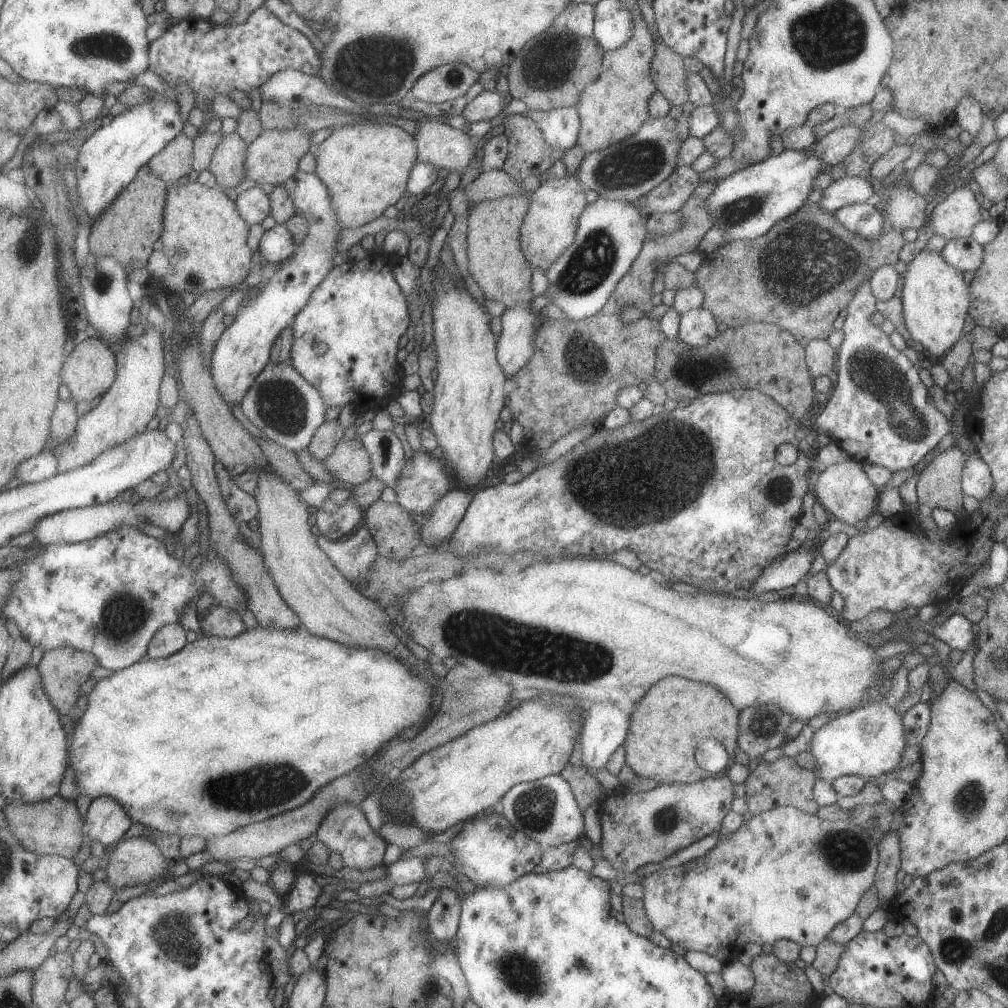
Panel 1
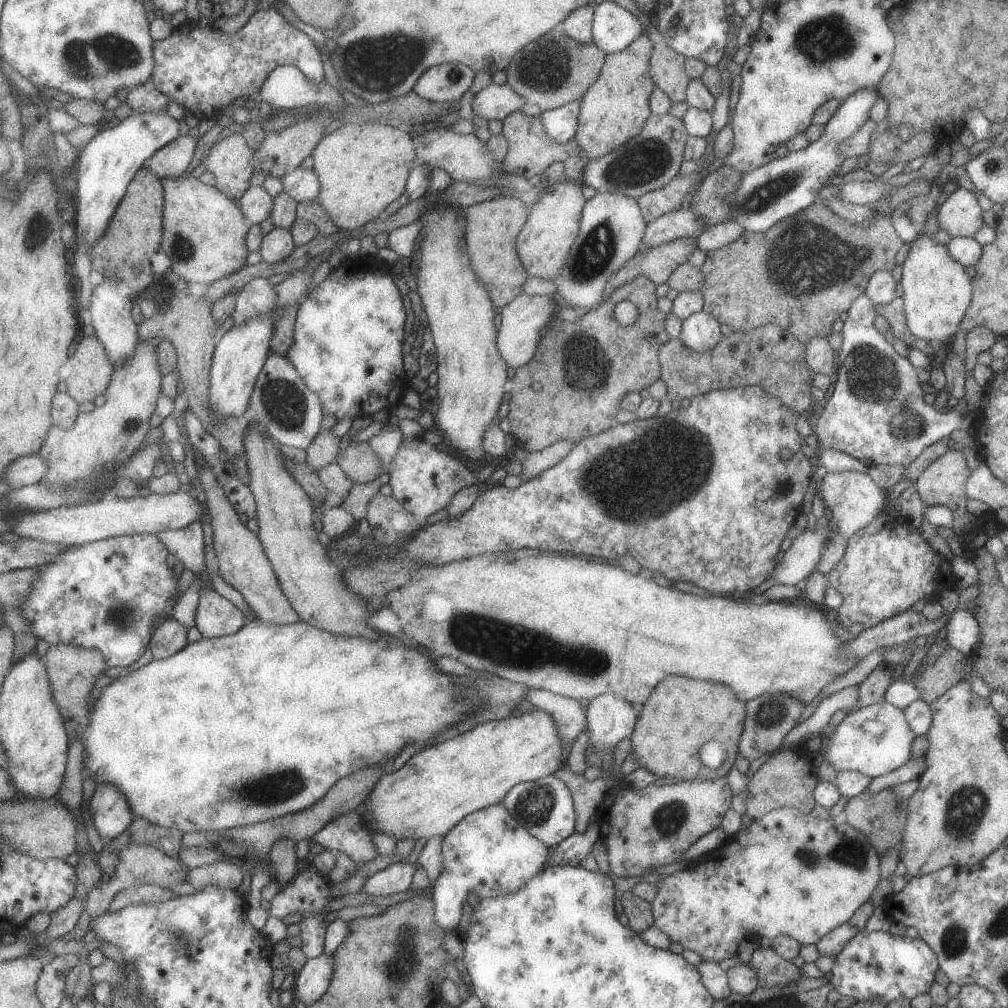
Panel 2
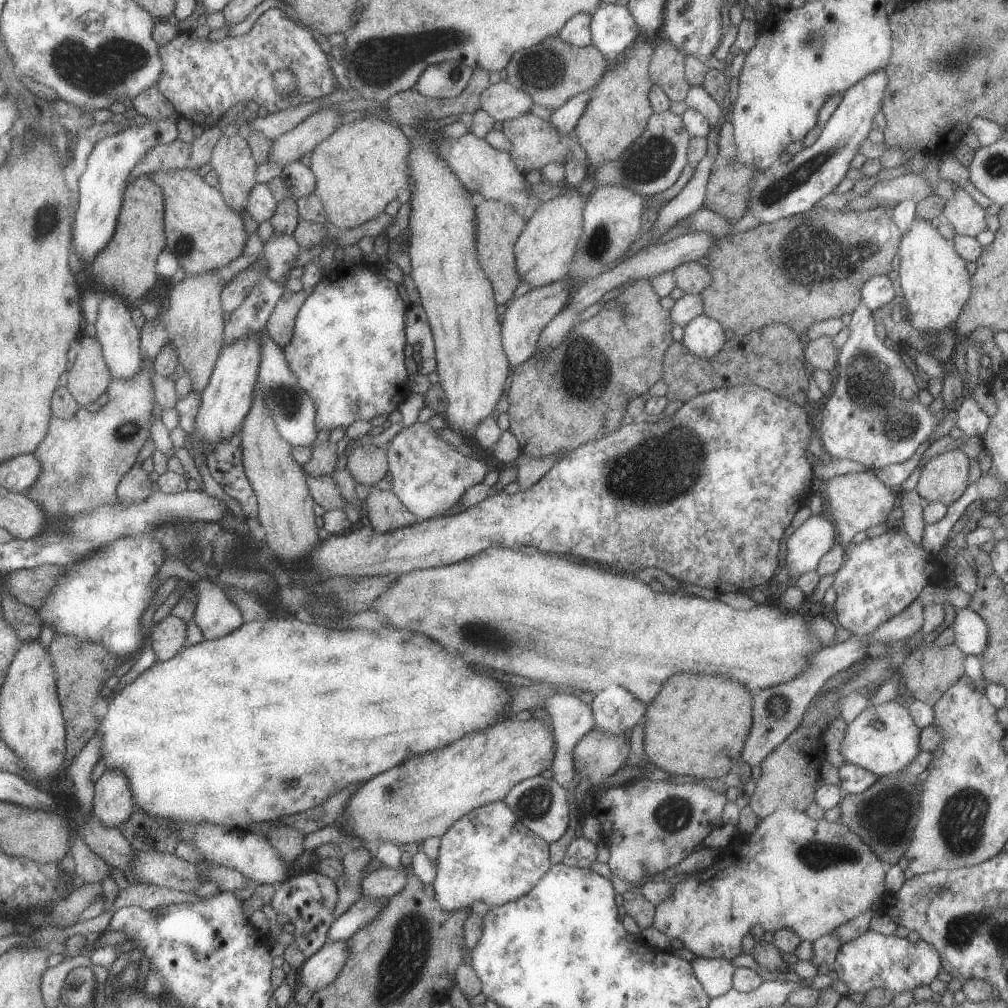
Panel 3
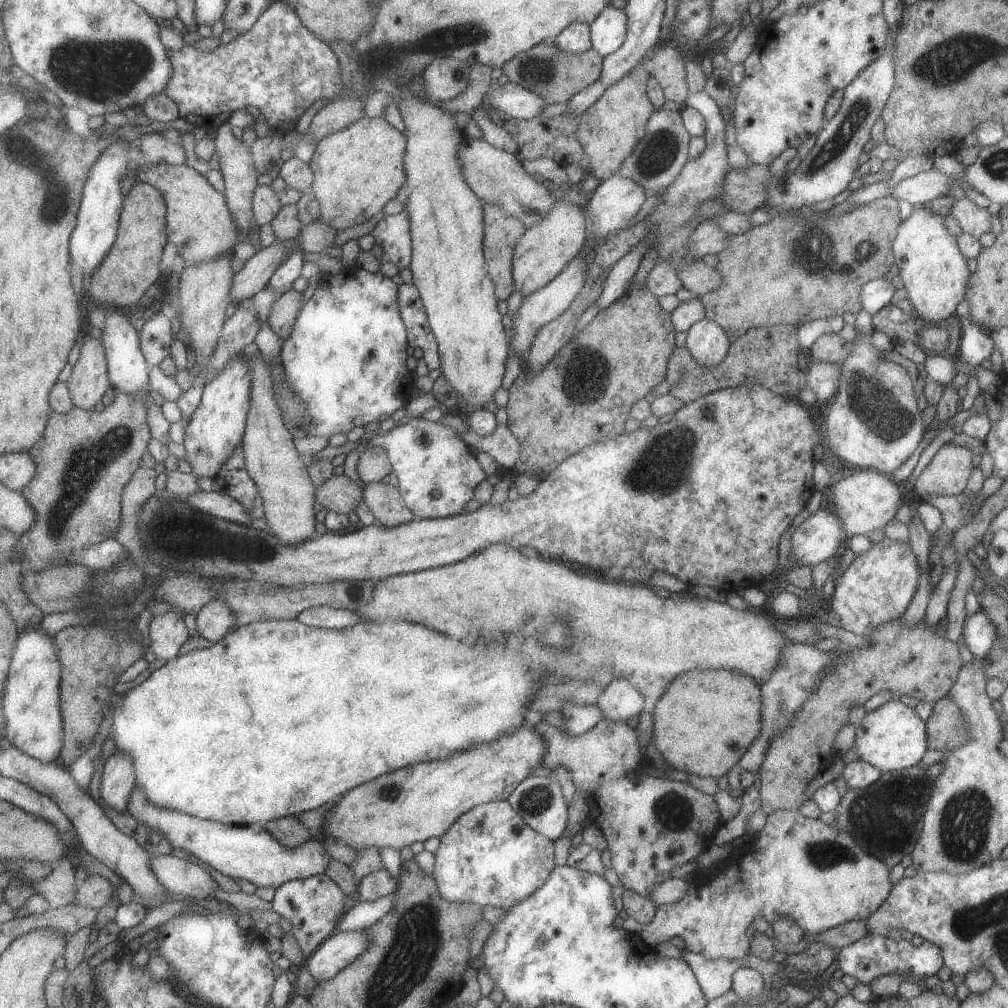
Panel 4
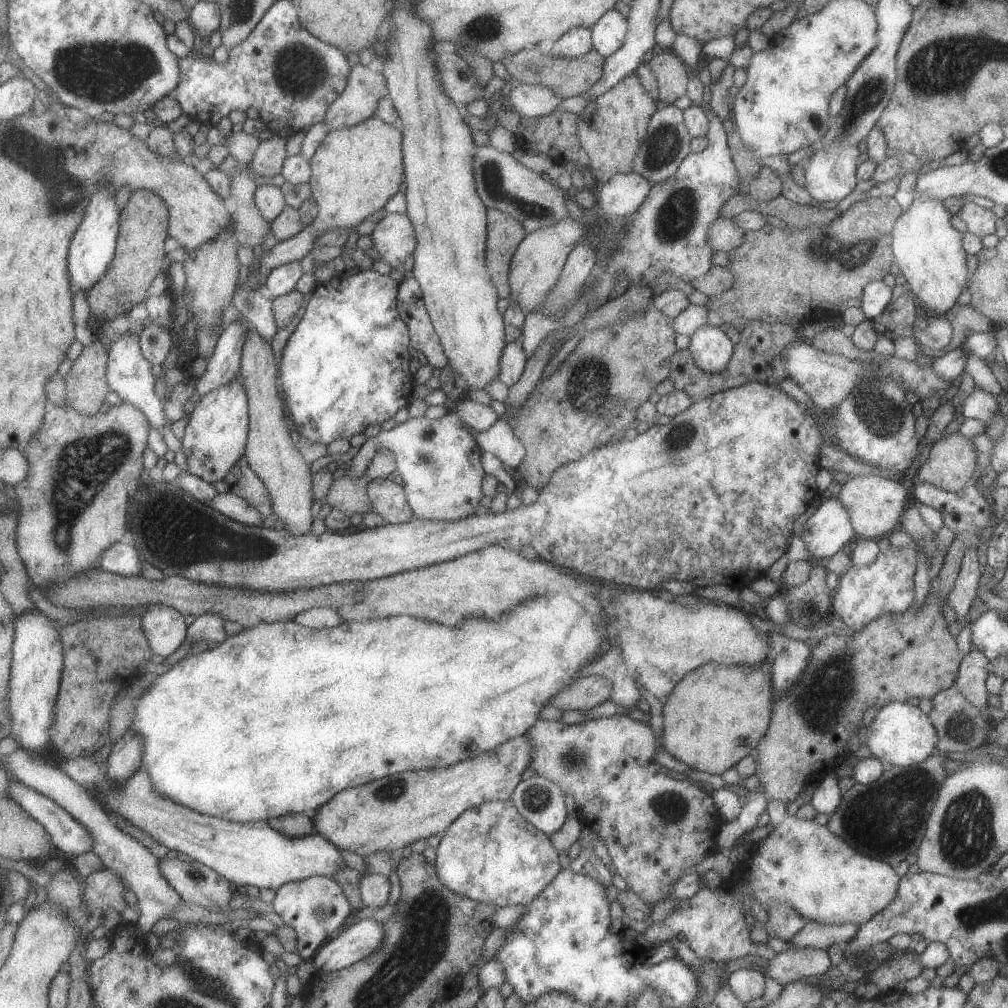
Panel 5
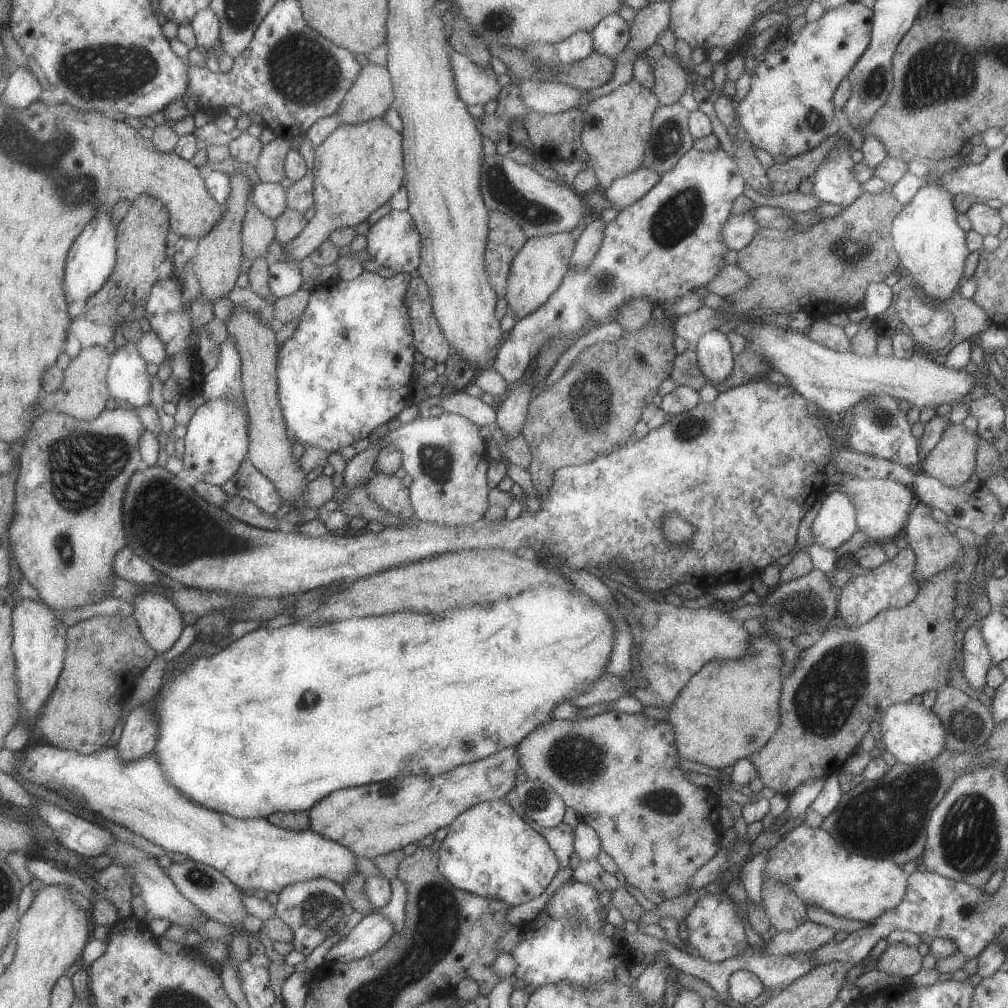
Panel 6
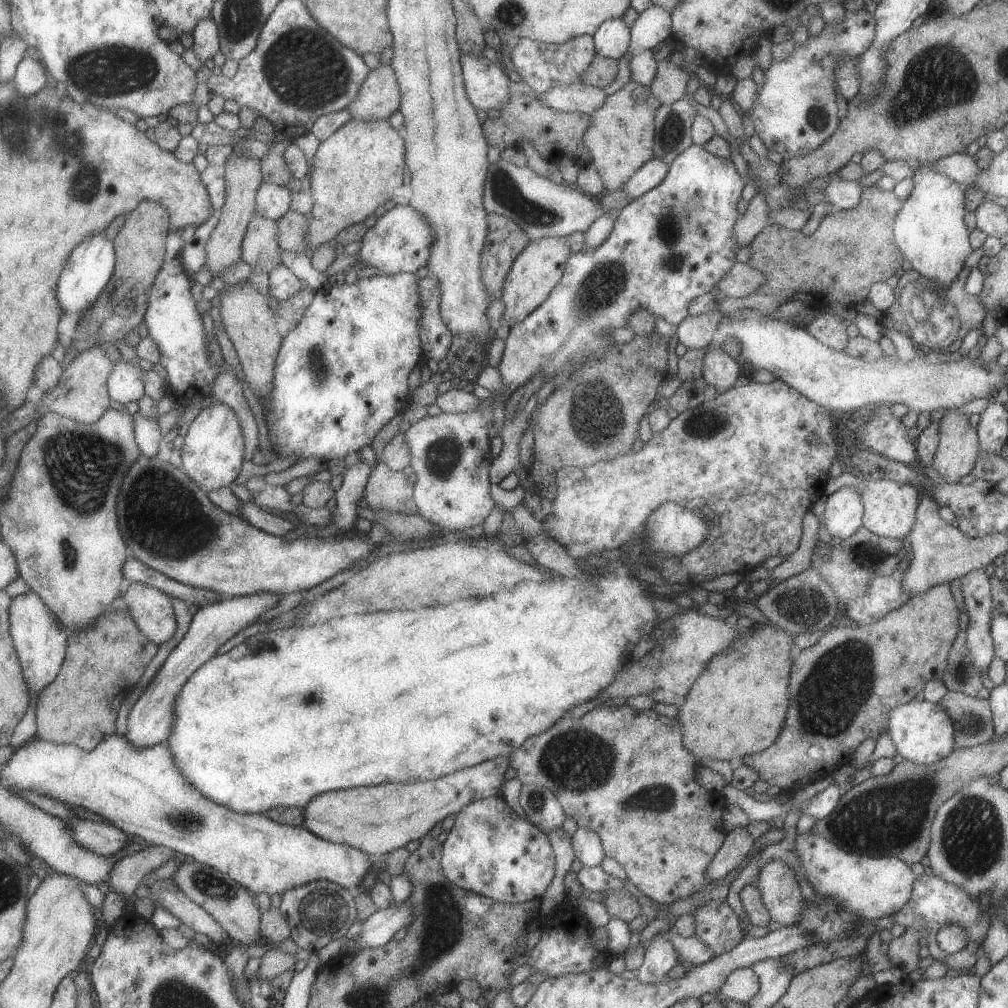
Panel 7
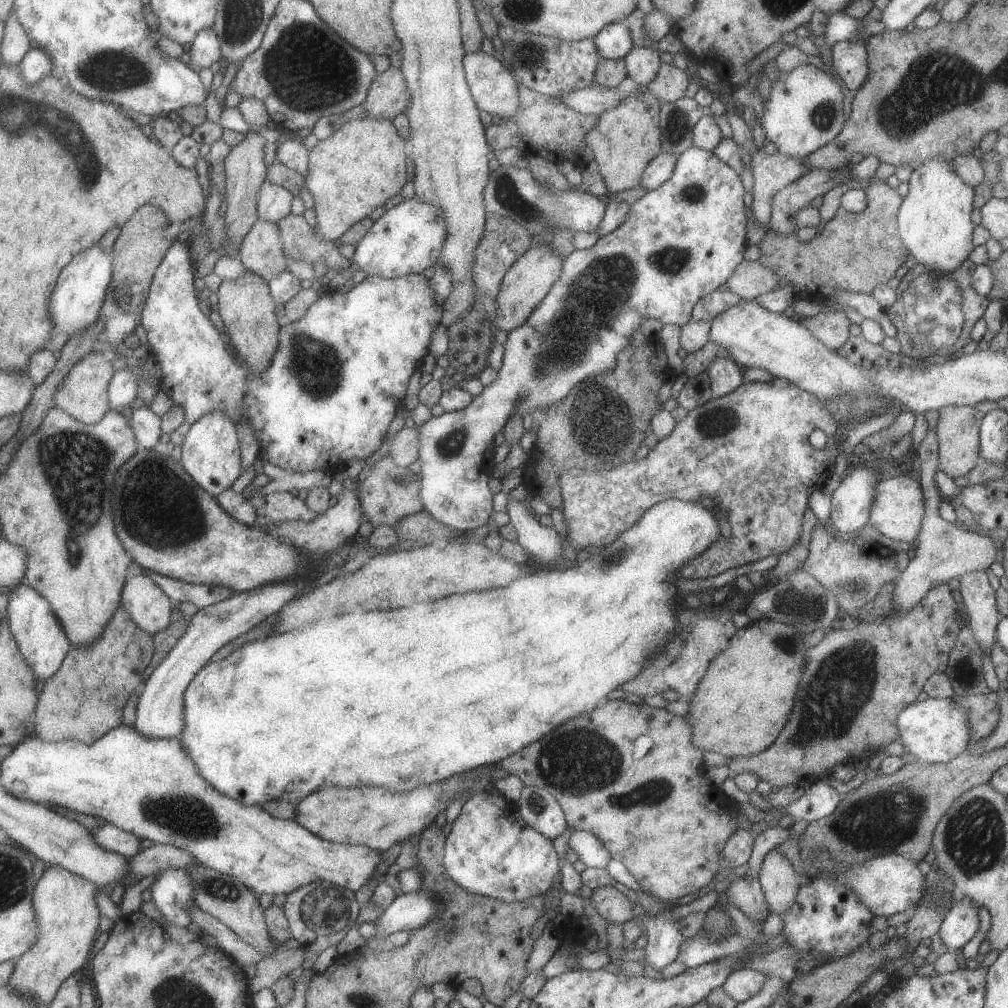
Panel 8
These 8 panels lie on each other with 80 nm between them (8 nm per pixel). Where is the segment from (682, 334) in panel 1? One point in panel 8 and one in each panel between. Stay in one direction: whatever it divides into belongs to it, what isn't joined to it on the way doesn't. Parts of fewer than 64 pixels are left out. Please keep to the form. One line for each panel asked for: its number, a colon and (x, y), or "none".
2: (700, 332)
3: (703, 337)
4: (708, 344)
5: (711, 349)
6: (715, 361)
7: (718, 369)
8: (725, 375)

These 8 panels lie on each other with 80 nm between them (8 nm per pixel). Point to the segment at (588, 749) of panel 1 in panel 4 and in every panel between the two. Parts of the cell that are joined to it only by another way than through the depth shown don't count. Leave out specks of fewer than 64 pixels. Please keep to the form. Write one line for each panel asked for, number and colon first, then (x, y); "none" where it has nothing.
2: (610, 718)
3: (614, 709)
4: (620, 700)

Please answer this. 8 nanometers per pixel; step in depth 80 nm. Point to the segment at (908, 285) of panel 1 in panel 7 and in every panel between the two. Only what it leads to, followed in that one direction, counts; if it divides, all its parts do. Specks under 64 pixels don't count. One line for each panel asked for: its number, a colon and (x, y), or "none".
2: (936, 290)
3: (935, 285)
4: (934, 273)
5: (928, 251)
6: (930, 245)
7: (929, 231)

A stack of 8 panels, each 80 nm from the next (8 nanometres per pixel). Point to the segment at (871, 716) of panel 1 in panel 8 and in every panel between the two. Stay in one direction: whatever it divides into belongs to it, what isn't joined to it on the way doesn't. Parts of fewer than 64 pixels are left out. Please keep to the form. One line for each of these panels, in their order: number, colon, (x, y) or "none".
2: (873, 740)
3: (883, 738)
4: (891, 737)
5: (900, 734)
6: (912, 733)
7: (922, 732)
8: (934, 730)

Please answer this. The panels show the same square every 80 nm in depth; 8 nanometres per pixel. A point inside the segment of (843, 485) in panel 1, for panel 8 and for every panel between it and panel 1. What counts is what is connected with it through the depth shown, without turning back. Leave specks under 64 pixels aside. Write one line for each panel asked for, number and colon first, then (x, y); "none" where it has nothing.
2: (853, 500)
3: (857, 501)
4: (866, 500)
5: (874, 505)
6: (882, 505)
7: (889, 507)
8: (897, 510)

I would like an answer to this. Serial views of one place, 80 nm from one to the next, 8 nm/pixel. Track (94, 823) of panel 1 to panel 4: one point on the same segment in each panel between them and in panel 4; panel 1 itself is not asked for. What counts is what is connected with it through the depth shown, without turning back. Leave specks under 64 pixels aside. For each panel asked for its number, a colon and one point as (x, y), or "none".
2: (110, 807)
3: (114, 802)
4: (118, 781)

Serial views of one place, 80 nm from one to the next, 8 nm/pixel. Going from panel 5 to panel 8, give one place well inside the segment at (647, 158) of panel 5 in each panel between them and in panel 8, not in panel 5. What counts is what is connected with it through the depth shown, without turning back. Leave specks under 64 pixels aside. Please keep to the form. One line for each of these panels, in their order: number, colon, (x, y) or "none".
6: (669, 139)
7: (672, 122)
8: (676, 119)

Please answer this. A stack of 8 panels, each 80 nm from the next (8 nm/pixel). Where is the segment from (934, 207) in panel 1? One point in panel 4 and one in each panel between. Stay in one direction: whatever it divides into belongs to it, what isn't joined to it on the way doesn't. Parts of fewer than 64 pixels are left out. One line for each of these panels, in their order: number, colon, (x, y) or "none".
2: (959, 214)
3: (967, 217)
4: (974, 220)

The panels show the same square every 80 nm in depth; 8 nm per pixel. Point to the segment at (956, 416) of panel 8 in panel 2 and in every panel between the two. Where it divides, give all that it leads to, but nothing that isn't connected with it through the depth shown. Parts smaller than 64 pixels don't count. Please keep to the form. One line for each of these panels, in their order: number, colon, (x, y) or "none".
2: (942, 482)
3: (943, 478)
4: (946, 474)
5: (951, 460)
6: (952, 460)
7: (958, 448)

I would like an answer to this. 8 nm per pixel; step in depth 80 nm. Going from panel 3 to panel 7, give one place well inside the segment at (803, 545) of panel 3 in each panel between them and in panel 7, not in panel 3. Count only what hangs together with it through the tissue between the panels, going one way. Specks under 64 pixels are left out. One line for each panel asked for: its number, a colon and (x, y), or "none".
4: (818, 538)
5: (828, 528)
6: (835, 522)
7: (843, 512)

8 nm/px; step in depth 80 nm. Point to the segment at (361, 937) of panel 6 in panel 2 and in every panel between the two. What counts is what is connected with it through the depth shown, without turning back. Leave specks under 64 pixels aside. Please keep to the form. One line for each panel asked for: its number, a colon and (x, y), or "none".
2: (313, 978)
3: (321, 968)
4: (337, 951)
5: (355, 942)

